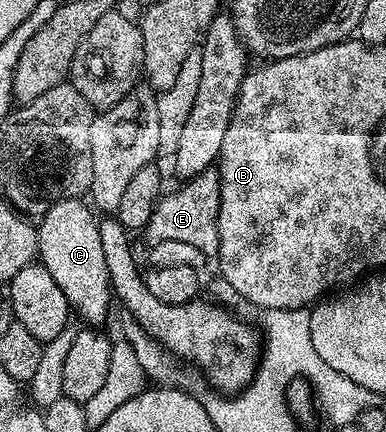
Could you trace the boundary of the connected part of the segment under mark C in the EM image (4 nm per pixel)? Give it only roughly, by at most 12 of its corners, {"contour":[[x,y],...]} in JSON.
{"contour":[[81,199],[36,224],[38,260],[75,317],[112,305],[99,217]]}

